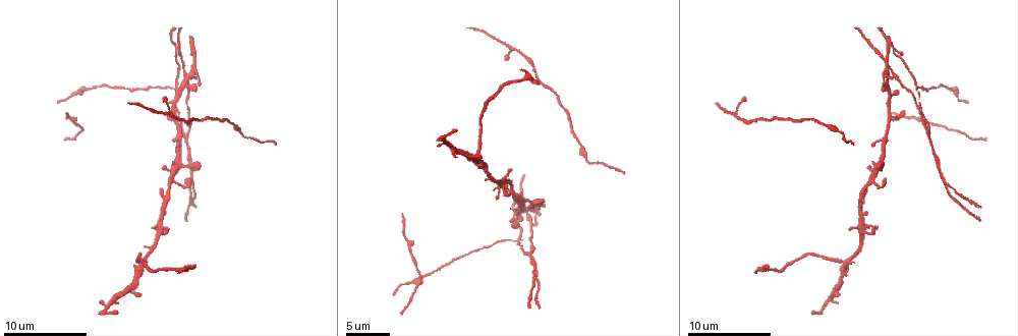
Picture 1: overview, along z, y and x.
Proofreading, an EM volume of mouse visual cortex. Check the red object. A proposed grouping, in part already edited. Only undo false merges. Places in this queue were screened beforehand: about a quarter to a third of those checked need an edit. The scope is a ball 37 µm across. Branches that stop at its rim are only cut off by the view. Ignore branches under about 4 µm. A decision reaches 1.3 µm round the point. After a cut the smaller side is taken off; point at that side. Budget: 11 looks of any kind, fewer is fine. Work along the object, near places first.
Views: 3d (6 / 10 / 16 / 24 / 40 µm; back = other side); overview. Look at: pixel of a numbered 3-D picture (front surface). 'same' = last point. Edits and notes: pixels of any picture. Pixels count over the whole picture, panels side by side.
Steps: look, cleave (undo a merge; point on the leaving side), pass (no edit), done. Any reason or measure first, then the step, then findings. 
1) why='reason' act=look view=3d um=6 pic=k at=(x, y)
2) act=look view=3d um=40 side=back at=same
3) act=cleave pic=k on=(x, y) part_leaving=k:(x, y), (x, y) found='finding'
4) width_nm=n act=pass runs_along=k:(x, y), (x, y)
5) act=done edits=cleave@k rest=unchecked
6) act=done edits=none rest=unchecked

why='three-way junction' act=look view=3d um=10 pic=1 at=(839, 263)

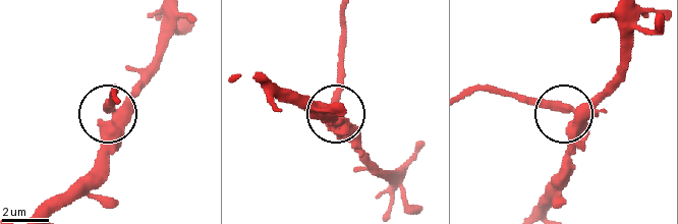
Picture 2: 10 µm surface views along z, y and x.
arms=3 act=cleave pic=2 on=(337, 90) found='two cells meet here'

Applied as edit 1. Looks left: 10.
act=look view=3d um=6 pic=1 at=(180, 167)

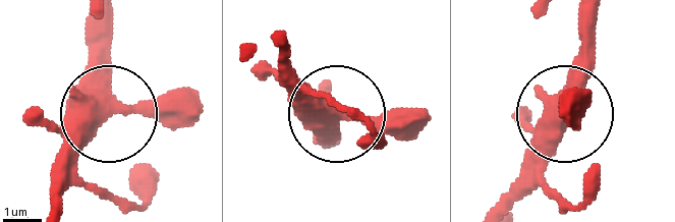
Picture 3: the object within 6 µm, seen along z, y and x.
why='other side' act=look view=3d um=6 side=back pic=3 at=(108, 113)

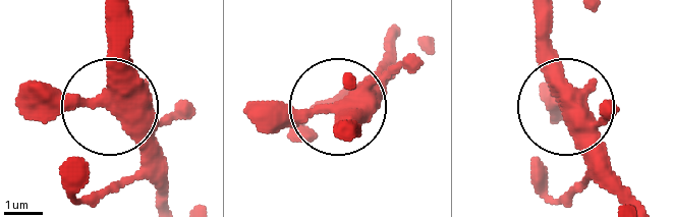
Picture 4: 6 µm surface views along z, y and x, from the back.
act=pass found='continuous, no second cell'

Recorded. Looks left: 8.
why='three-way junction' act=look view=3d um=6 pic=1 at=(525, 255)

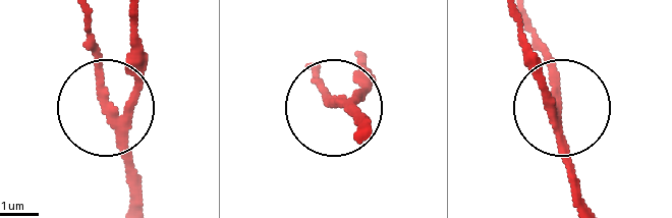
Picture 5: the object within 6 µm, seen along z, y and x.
act=look view=3d um=6 side=back pic=5 at=(335, 100)

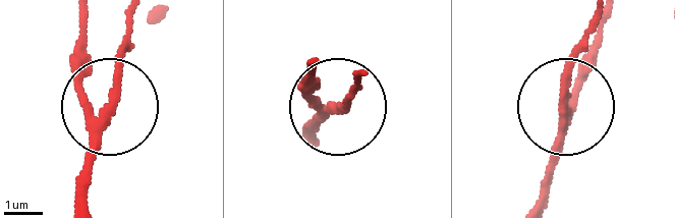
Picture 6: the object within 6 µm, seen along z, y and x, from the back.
arms=3 act=pass runs_along=6:(88, 9), (81, 87), (107, 116), (88, 201) found='continuous, no second cell'

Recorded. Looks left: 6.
why='looks like a crossing' act=look view=3d um=6 pic=1 at=(889, 74)

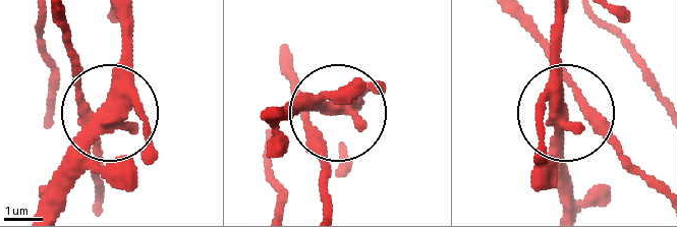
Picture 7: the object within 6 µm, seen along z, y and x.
arms=5 act=pass runs_along=7:(75, 185), (75, 150), (108, 101), (124, 23) found='all the same cell'

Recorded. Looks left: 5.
why='branch point' act=look view=3d um=10 pic=1 at=(518, 240)

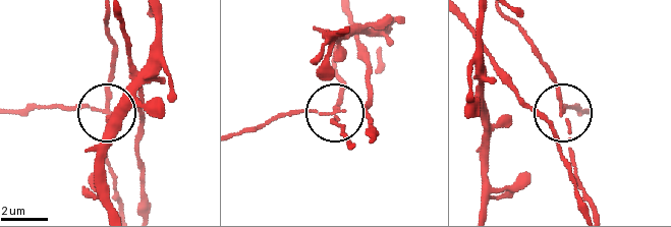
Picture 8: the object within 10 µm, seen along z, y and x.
side_arm_um=10 arms=3 act=cleave pic=8 on=(70, 110) found='a second cell is stuck on'

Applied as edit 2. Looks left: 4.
why='redraw' act=look view=overview

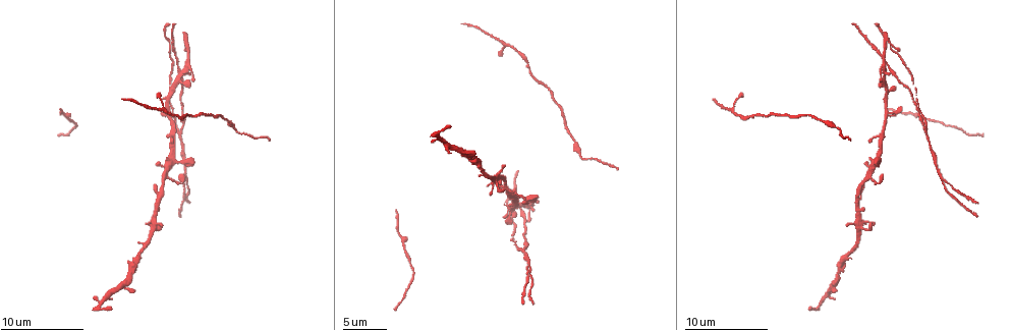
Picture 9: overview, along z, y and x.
why='side arm on a straight run' act=look view=3d um=10 pic=9 at=(888, 113)

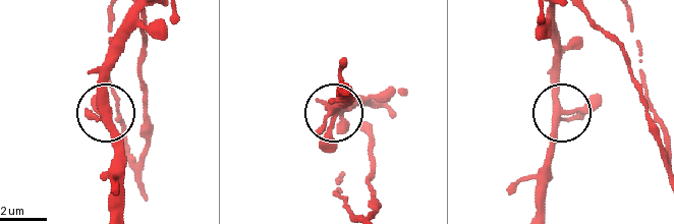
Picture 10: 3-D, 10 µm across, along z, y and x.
width_nm=320 act=pass runs_along=10:(553, 41), (561, 120), (551, 177) found='continuous, no second cell'

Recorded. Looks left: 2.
act=done edits=cleave@2,cleave@8 rest=unchecked

